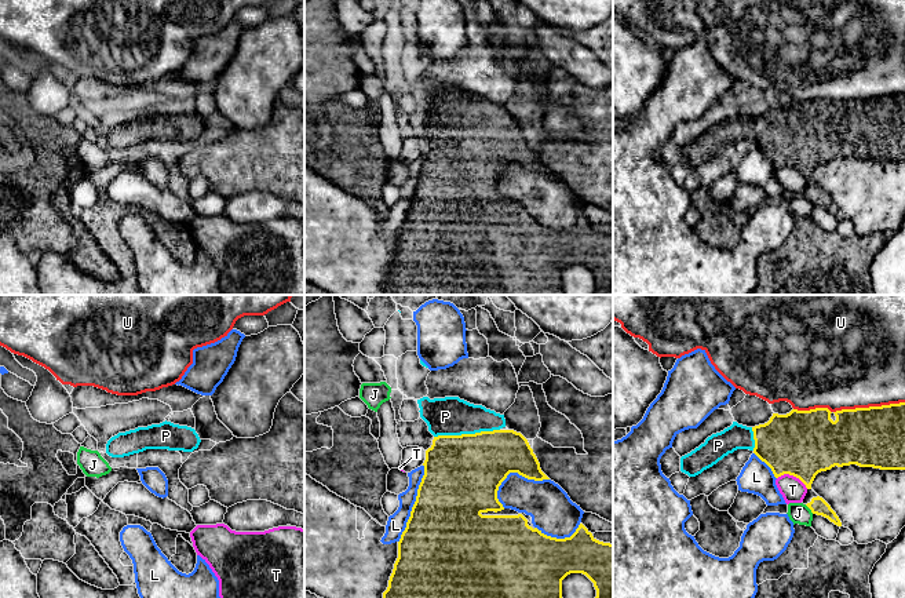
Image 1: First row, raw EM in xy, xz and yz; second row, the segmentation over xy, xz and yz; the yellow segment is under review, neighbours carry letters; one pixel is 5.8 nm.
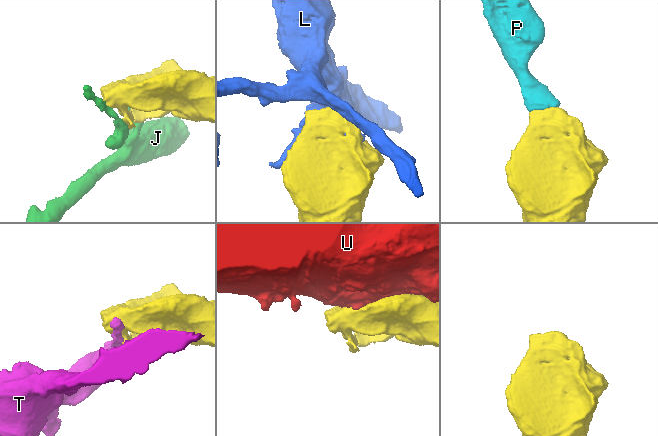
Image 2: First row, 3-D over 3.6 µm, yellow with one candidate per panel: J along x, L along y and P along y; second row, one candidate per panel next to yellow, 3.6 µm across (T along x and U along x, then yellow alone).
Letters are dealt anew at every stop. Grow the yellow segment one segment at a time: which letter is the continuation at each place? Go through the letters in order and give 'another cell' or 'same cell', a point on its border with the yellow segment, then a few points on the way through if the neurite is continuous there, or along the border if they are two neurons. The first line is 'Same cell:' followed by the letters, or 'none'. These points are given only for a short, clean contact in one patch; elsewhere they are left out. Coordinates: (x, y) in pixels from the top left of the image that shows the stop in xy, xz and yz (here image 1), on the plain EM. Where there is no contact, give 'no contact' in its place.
Same cell: P
J: another cell; contact yz (809, 199)
L: another cell; contact xz (415, 194)
P: same cell; contact xz (466, 126); way xz (462, 167), (466, 126), (445, 108)
T: another cell; contact yz (792, 166)
U: another cell; contact yz (869, 98)

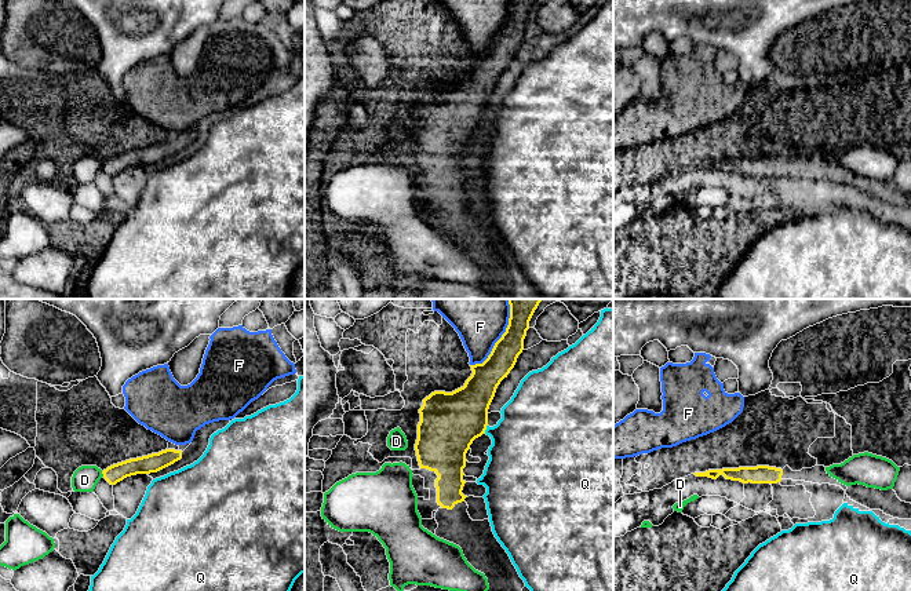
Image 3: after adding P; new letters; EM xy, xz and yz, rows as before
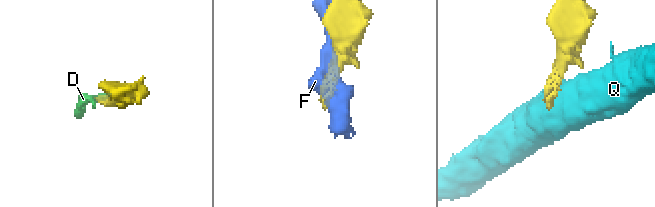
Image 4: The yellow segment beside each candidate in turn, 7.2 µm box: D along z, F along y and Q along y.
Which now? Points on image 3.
Same cell: none
D: another cell; contact xy (102, 164)
F: another cell; contact xz (496, 33)
Q: another cell; contact xz (485, 120); border xz (487, 116), (484, 124)

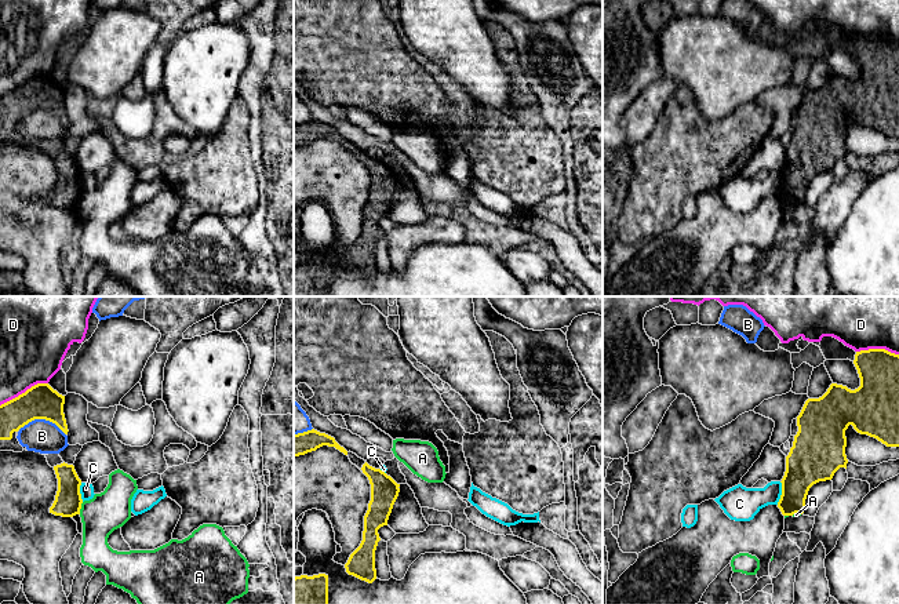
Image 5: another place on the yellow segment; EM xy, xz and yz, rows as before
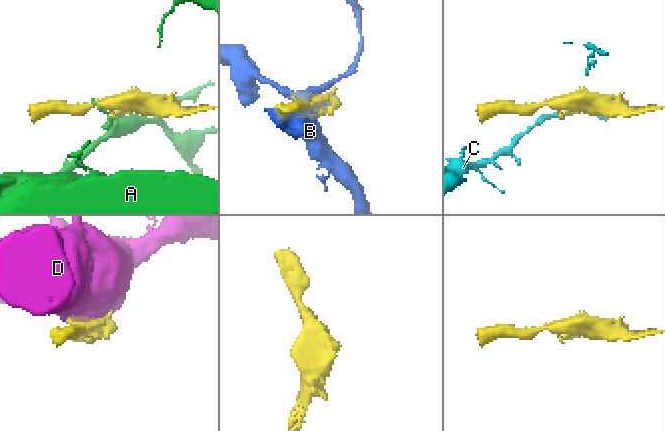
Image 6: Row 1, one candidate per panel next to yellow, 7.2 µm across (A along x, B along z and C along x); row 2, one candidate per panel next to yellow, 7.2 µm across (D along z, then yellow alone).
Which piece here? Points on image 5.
Same cell: none
A: another cell; contact xy (80, 199)
B: another cell; contact xy (42, 109)
C: another cell; contact yz (782, 184); border yz (781, 173), (781, 189), (776, 195)
D: another cell; contact xy (25, 83)

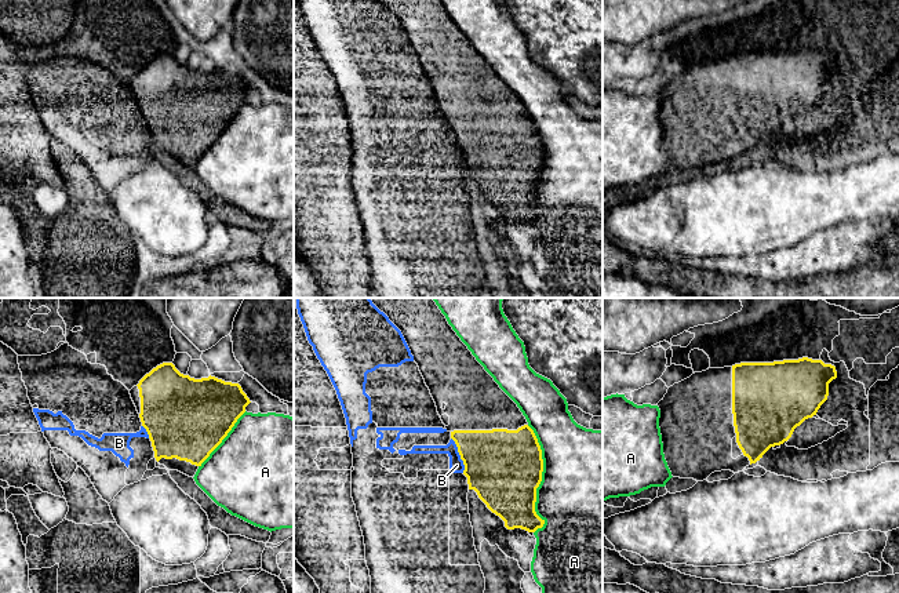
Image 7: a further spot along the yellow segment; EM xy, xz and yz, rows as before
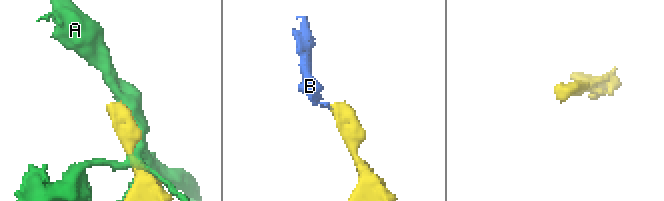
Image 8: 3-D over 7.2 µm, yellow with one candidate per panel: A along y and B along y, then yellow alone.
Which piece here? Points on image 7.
Same cell: none
A: another cell; contact xz (541, 171)
B: another cell; contact xz (459, 145); border xz (451, 128), (462, 152), (463, 163)

